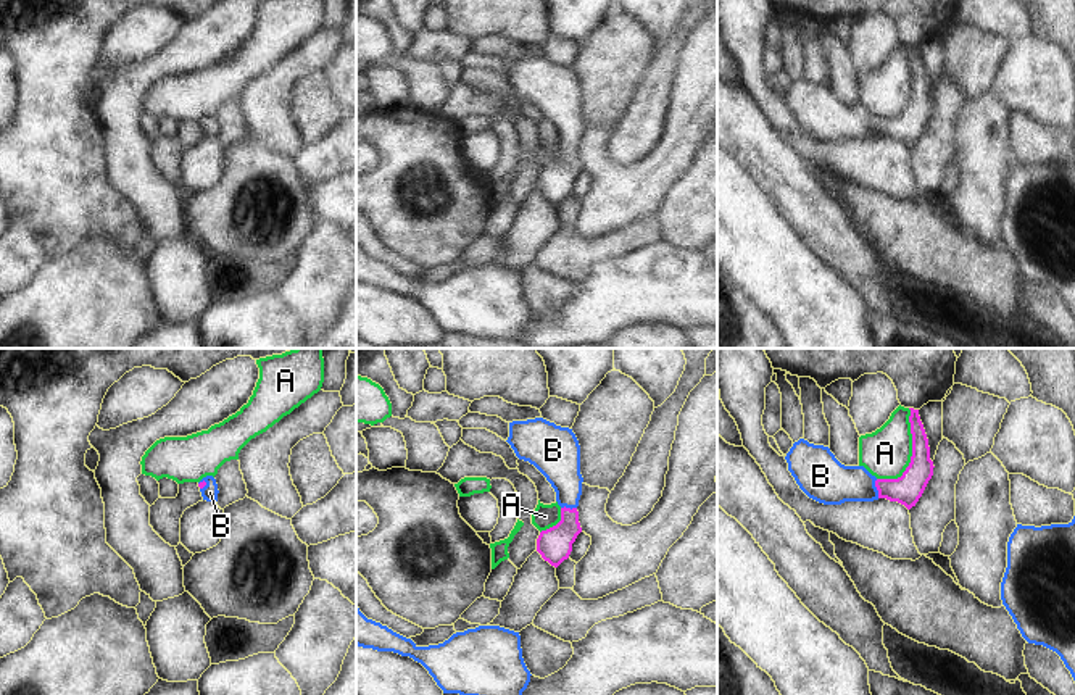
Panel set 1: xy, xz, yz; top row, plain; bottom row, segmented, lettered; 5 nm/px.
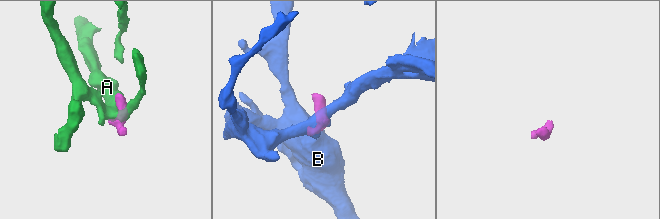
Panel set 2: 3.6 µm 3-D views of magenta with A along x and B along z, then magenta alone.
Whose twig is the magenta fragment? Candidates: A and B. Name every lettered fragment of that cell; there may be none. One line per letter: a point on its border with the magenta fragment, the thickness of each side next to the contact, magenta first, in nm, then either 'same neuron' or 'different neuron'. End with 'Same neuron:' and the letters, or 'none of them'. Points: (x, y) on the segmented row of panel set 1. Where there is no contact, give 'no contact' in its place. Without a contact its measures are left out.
A: contact yz (913, 453); calibres 150 and 240 nm; different neuron
B: contact yz (877, 489); calibres 150 and 220 nm; same neuron
Same neuron: B

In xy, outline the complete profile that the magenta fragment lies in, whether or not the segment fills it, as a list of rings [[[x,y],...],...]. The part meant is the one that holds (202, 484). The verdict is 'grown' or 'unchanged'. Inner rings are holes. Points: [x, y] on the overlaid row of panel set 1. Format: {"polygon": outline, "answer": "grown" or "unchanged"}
{"polygon": [[[206,476],[198,482],[200,492],[203,500],[206,501],[218,501],[218,484],[213,476]]], "answer": "grown"}

